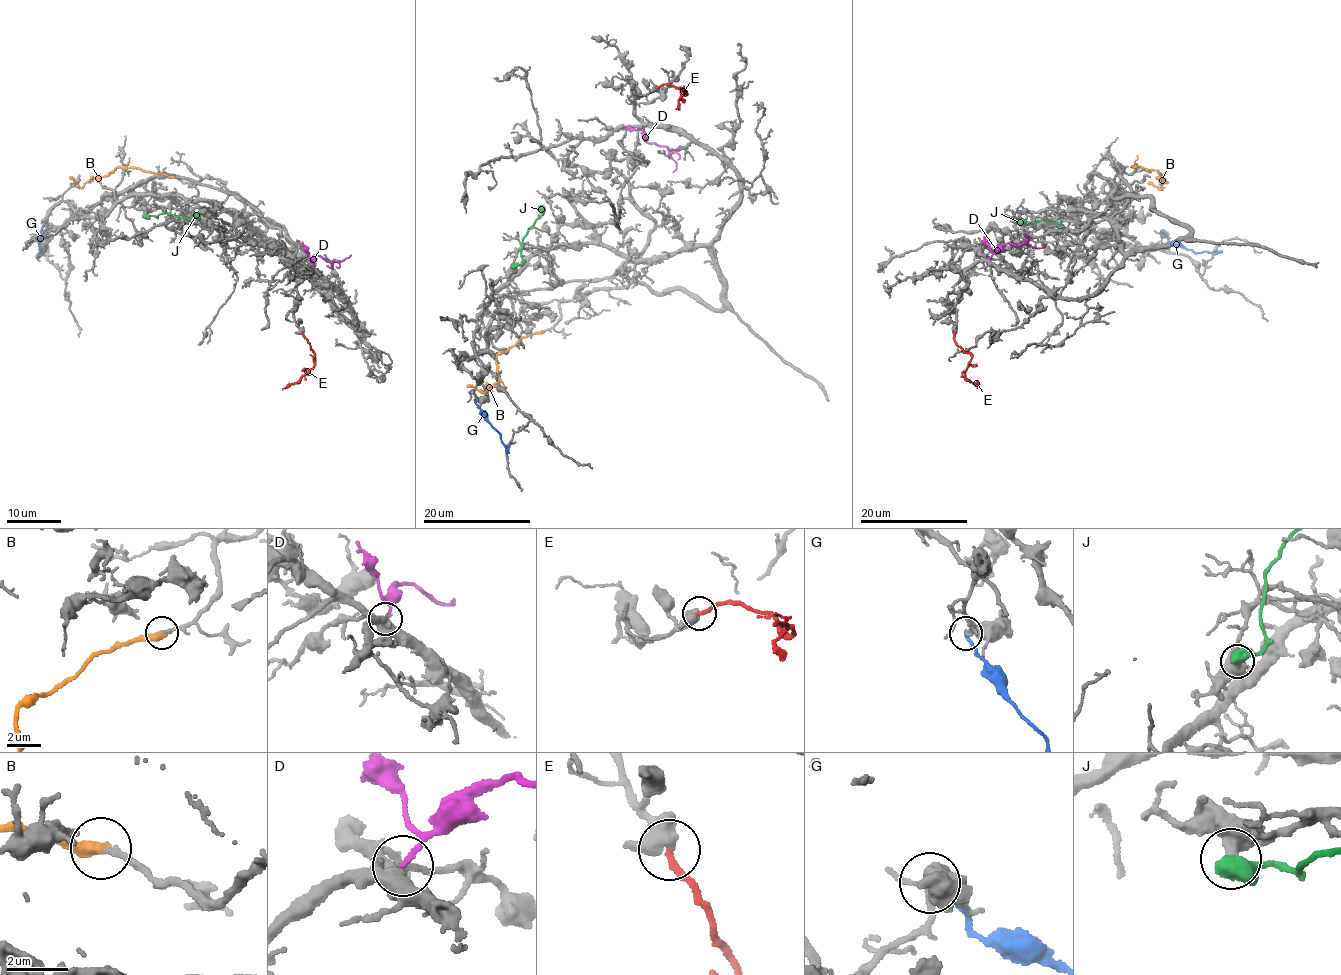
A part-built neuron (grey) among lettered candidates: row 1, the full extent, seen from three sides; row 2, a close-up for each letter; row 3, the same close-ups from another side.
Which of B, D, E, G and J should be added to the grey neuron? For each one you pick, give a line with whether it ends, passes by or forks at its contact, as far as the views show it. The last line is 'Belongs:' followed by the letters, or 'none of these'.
B: it ends
D: it ends
E: it ends
Belongs: B, D, E

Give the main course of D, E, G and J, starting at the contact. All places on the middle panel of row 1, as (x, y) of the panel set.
D: (643, 127), (647, 142), (668, 149), (676, 163), (672, 172)
E: (657, 88), (671, 83), (686, 94), (682, 90), (677, 108)
G: (474, 400), (509, 453)
J: (514, 267), (522, 262), (523, 237), (540, 216), (540, 206)

